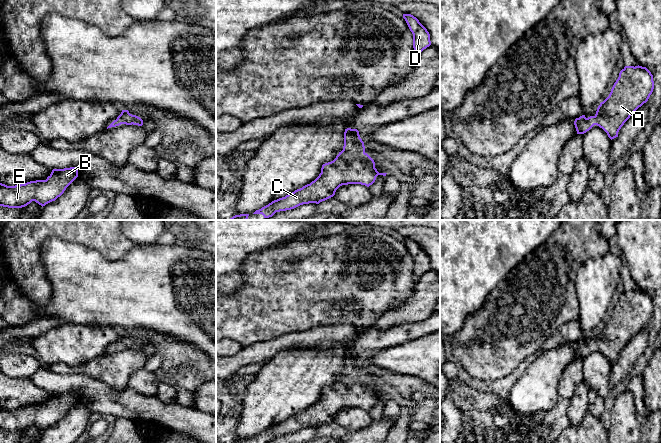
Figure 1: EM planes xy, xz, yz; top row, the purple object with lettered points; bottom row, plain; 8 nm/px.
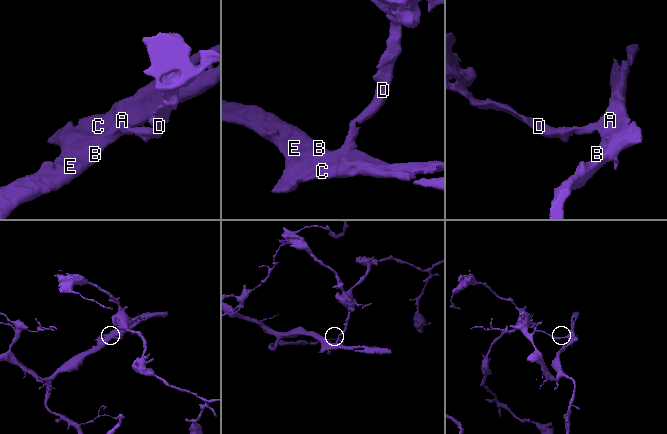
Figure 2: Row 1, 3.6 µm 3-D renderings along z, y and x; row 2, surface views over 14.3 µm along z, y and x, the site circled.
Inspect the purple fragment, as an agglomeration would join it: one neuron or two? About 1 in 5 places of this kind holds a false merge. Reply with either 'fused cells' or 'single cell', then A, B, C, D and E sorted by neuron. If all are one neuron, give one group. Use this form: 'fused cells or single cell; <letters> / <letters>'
single cell; A B C D E

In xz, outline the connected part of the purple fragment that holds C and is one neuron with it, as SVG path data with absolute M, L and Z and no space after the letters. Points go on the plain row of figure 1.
M347 352L344 356L343 374L336 382L322 389L321 397L310 408L289 417L285 421L272 425L268 429L256 434L253 438L262 438L264 442L272 441L276 436L294 433L303 428L319 428L335 419L336 414L342 409L361 408L369 411L378 399L386 400L387 397L379 397L375 392L374 384L365 376L364 366L360 362L357 353Z

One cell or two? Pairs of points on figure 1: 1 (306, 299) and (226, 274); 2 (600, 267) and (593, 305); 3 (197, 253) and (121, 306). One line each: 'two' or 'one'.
1: two
2: one
3: one

